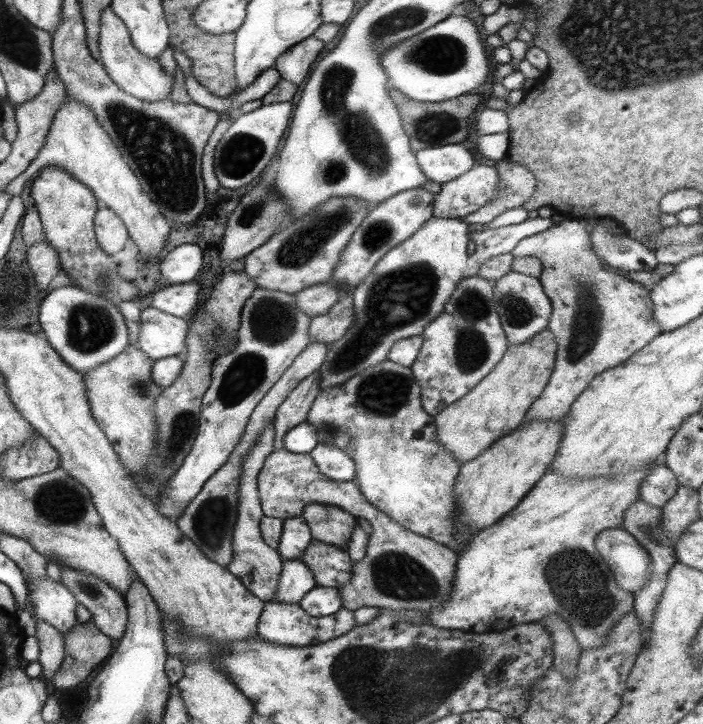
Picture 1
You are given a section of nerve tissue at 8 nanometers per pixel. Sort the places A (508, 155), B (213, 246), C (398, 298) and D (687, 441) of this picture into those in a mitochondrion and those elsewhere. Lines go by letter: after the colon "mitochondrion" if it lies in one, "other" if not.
A: other
B: other
C: mitochondrion
D: mitochondrion

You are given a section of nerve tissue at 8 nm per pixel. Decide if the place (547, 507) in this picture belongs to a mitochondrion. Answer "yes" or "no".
no

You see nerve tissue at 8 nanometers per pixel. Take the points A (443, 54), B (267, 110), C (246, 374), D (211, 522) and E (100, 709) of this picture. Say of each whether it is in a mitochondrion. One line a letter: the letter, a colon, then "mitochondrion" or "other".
A: mitochondrion
B: other
C: mitochondrion
D: mitochondrion
E: other

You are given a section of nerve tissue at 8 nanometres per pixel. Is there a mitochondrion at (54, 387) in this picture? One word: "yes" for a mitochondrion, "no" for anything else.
no

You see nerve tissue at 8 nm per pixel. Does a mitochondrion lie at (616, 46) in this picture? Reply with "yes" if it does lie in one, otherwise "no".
yes

